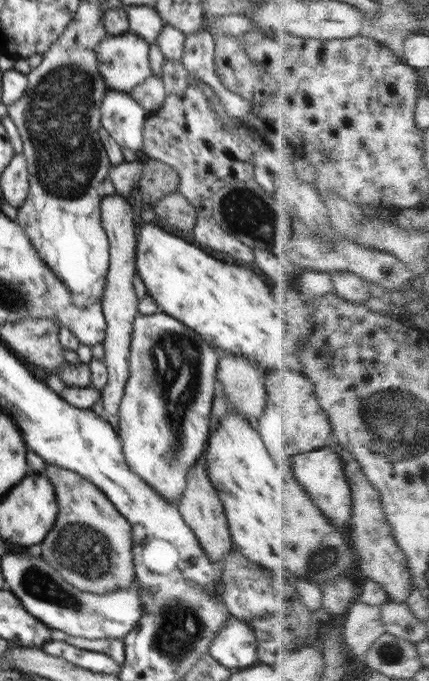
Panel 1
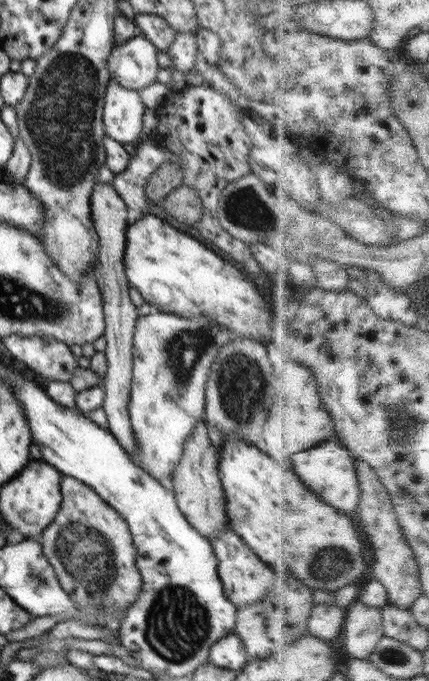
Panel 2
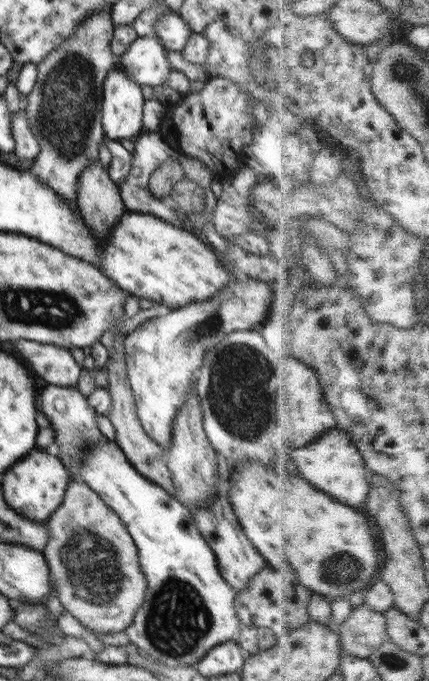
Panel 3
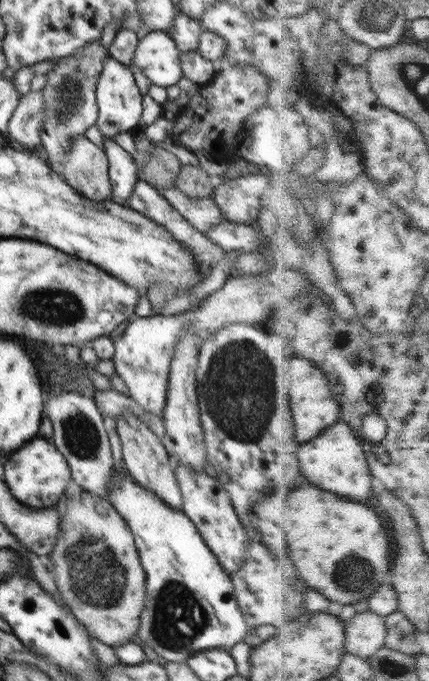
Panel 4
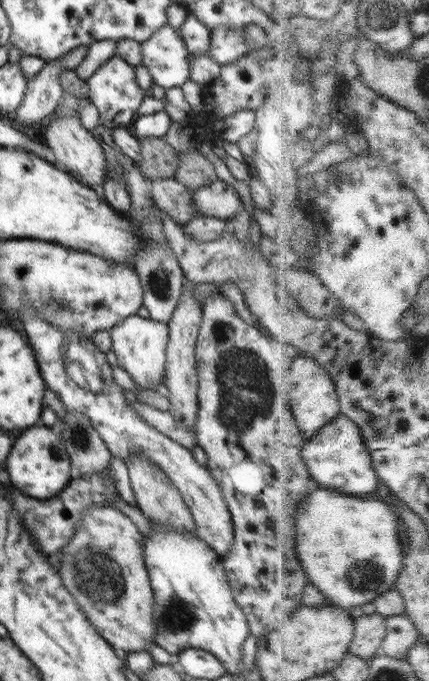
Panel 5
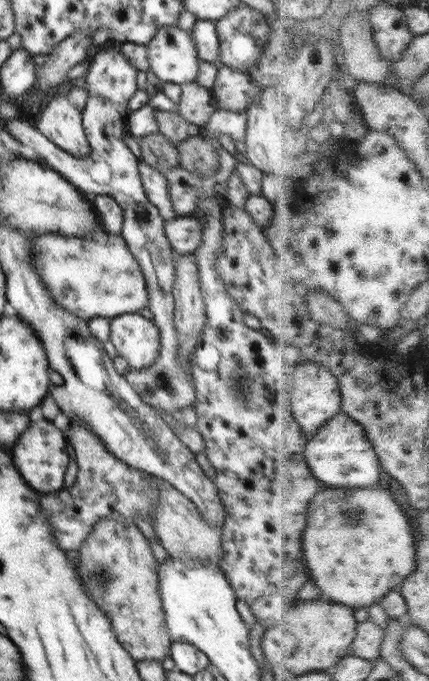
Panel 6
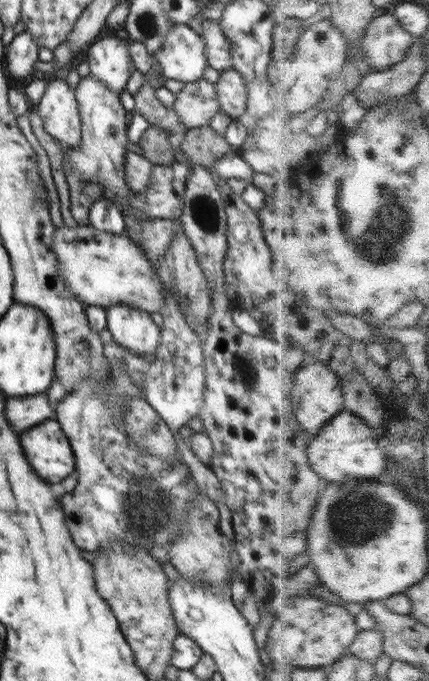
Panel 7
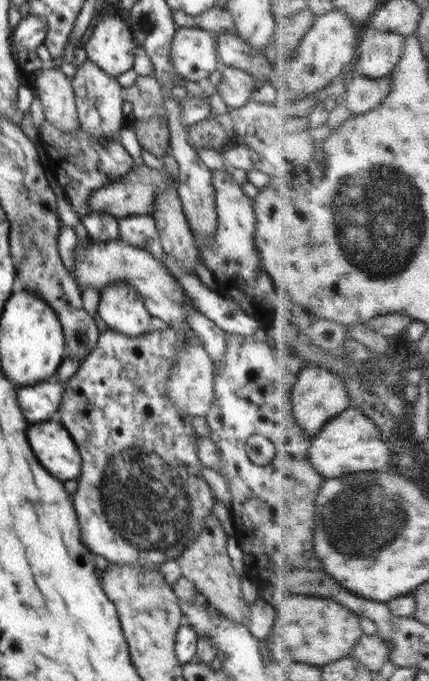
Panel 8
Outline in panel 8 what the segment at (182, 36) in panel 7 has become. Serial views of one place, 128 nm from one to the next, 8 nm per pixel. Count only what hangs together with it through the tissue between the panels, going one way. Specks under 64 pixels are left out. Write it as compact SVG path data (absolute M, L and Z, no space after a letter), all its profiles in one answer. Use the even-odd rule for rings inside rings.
M177 27L170 47L170 60L175 72L186 81L204 84L210 74L221 69L216 56L216 41L218 33L196 27Z

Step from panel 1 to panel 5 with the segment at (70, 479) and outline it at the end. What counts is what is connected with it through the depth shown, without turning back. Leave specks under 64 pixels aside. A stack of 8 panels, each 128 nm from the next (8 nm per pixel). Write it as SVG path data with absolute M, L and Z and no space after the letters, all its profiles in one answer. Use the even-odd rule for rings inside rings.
M93 504L76 523L58 564L62 584L98 634L117 652L147 651L153 642L154 597L143 555L143 535L123 512Z

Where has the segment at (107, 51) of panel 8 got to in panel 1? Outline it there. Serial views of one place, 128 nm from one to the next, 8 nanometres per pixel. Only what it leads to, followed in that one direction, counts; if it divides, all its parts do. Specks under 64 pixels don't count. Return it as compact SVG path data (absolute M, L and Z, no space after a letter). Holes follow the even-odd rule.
M107 90L101 104L101 127L122 148L136 151L143 148L146 115L129 93Z

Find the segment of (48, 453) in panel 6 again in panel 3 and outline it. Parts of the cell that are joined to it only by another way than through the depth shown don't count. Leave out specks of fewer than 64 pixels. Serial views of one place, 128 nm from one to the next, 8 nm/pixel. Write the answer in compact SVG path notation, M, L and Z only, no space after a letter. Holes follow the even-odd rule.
M35 447L24 459L3 473L1 487L6 504L16 514L36 522L47 522L50 515L62 504L70 480L70 473L58 457Z

